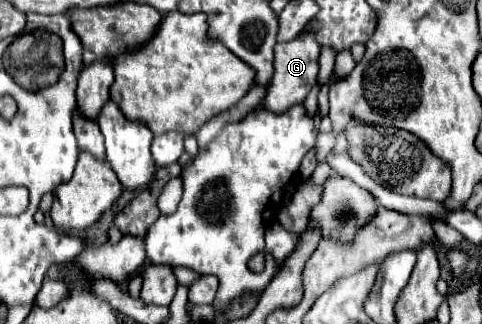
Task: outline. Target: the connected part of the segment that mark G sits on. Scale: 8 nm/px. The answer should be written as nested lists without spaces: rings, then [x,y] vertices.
[[[305,31],[299,37],[295,37],[293,41],[287,43],[277,43],[275,45],[275,75],[269,83],[269,93],[263,101],[263,105],[267,109],[273,109],[277,113],[303,103],[307,93],[311,91],[311,87],[315,87],[315,91],[321,89],[317,81],[317,73],[319,73],[319,53],[321,53],[321,45],[315,39],[313,31]]]

